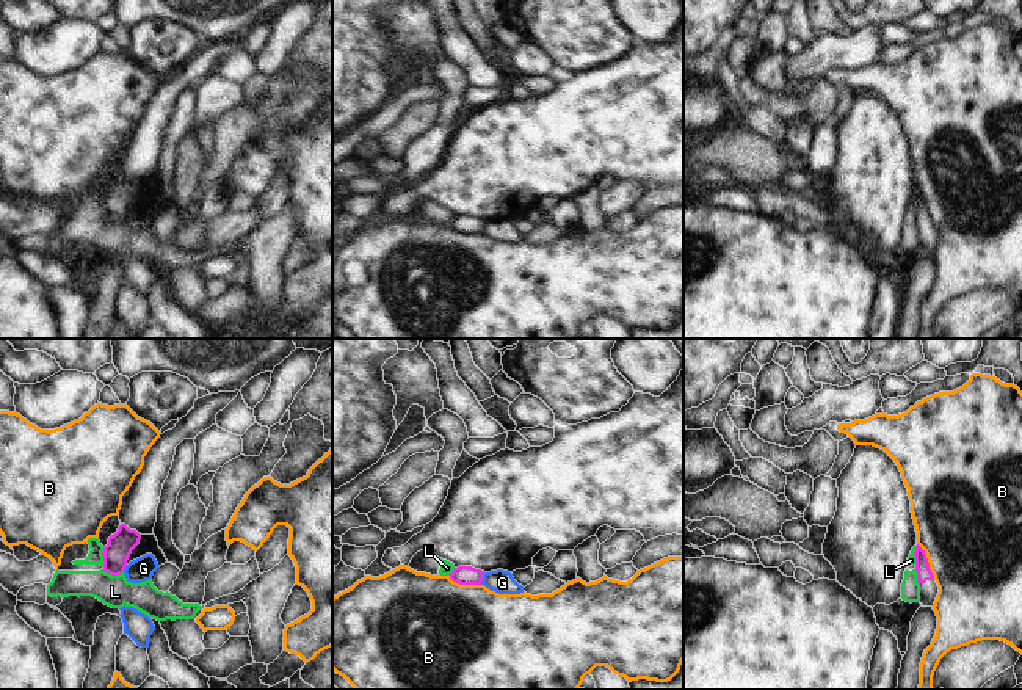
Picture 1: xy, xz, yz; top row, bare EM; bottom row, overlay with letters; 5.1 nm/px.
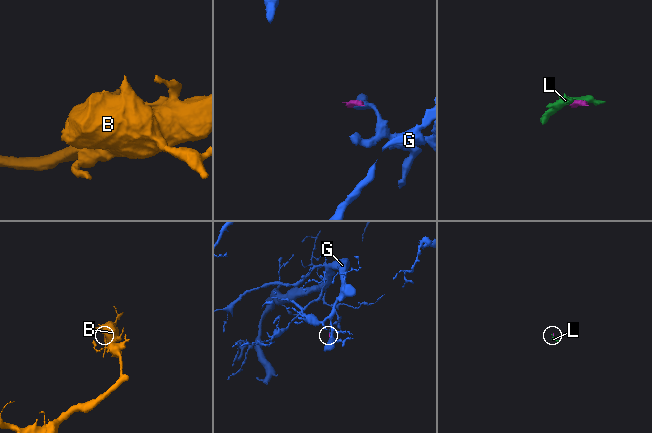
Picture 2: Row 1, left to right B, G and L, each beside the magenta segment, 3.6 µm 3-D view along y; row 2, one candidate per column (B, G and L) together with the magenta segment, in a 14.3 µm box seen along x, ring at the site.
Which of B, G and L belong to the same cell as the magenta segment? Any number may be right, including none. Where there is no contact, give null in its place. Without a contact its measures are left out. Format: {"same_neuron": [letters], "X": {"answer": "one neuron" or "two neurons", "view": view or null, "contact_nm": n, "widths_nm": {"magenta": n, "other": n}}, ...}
{"same_neuron": [], "B": {"answer": "two neurons", "view": "yz", "contact_nm": 220, "widths_nm": {"magenta": 80, "other": 480}}, "G": {"answer": "two neurons", "view": "xz", "contact_nm": 70, "widths_nm": {"magenta": 100, "other": 120}}, "L": {"answer": "two neurons", "view": "xy", "contact_nm": 110, "widths_nm": {"magenta": 140, "other": 160}}}

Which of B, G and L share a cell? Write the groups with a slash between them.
B / G / L

